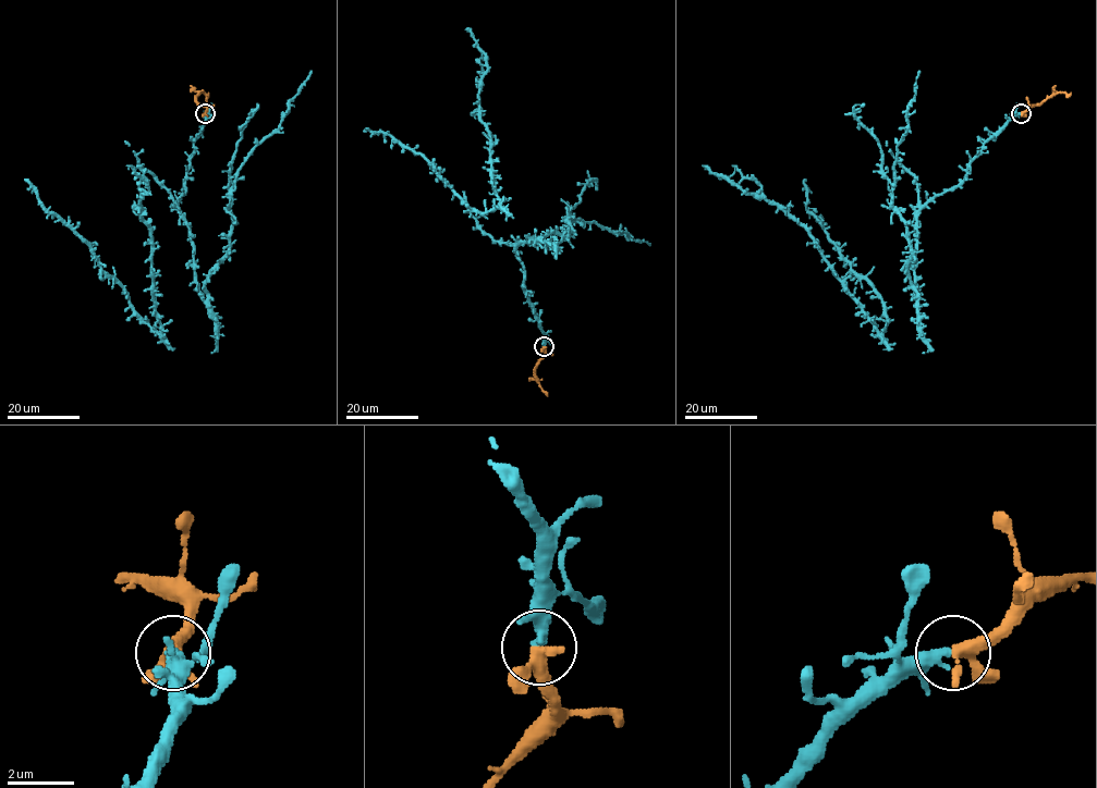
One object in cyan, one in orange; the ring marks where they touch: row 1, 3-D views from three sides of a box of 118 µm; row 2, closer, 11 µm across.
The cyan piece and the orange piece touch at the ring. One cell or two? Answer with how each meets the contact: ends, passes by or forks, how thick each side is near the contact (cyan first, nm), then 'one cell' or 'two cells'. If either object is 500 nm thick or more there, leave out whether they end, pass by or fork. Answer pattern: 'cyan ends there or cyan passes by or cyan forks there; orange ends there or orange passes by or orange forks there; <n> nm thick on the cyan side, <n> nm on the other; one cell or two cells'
cyan passes by; orange passes by; 280 nm thick on the cyan side, 320 nm on the other; one cell

